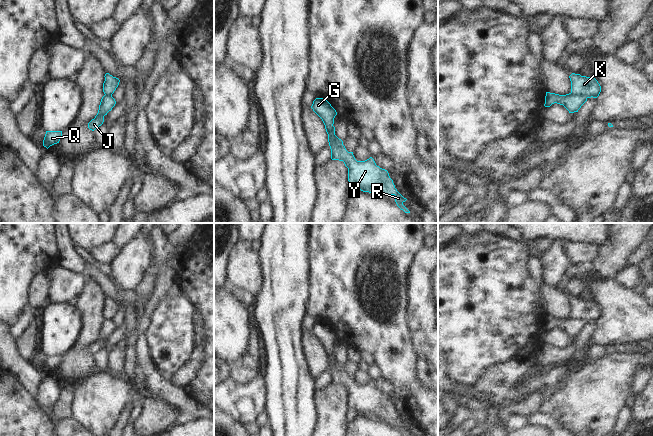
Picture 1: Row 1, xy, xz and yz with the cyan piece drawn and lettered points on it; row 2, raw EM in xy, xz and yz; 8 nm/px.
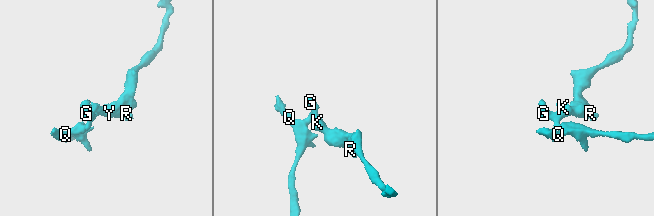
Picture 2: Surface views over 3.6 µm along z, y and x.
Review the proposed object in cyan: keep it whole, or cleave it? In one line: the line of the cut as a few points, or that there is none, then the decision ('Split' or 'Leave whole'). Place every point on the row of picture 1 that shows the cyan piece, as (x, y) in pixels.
Split along yz (571, 92), (587, 97). Split

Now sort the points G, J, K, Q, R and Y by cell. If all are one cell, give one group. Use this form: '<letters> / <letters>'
G J Q / K R Y

